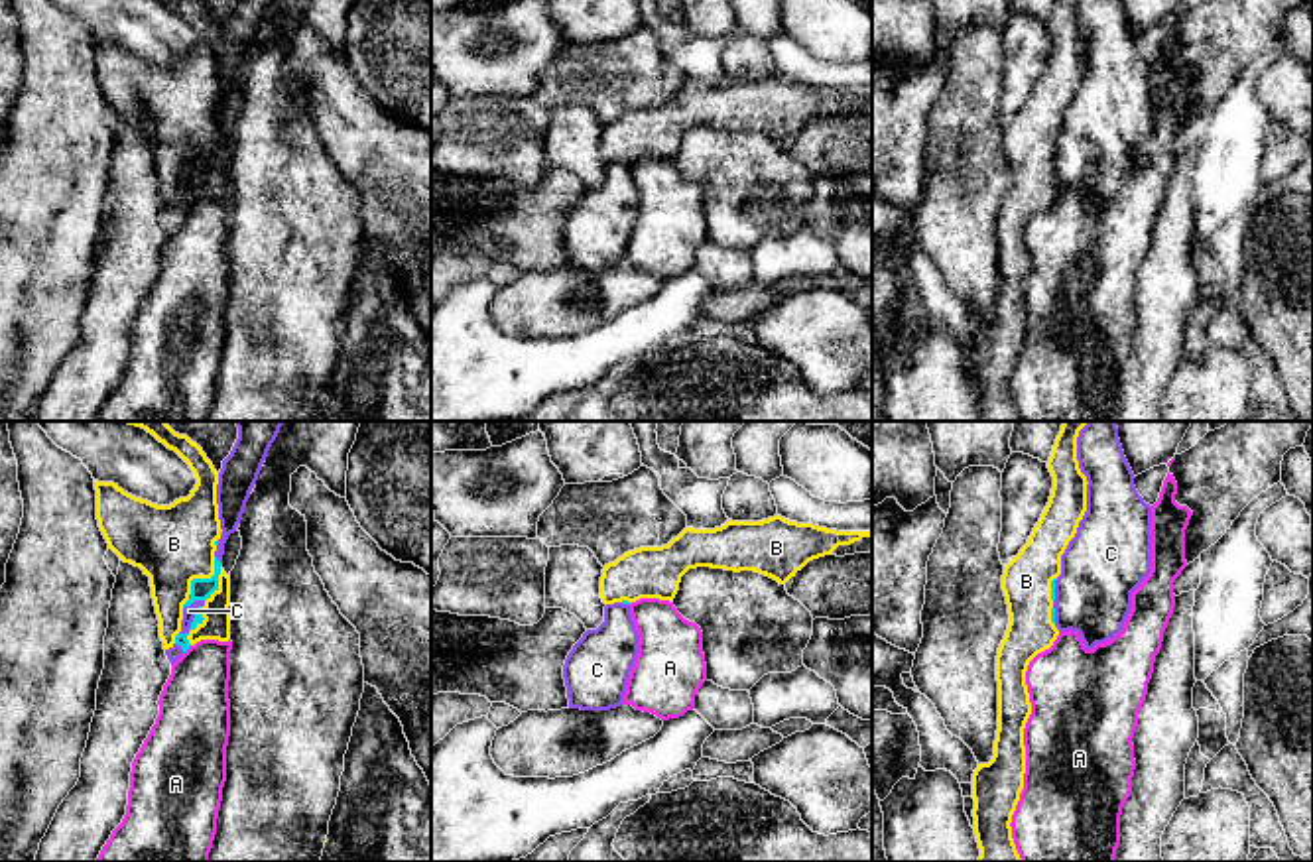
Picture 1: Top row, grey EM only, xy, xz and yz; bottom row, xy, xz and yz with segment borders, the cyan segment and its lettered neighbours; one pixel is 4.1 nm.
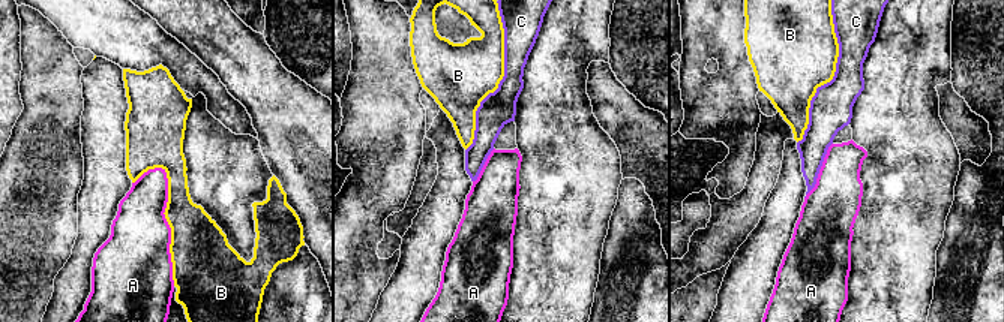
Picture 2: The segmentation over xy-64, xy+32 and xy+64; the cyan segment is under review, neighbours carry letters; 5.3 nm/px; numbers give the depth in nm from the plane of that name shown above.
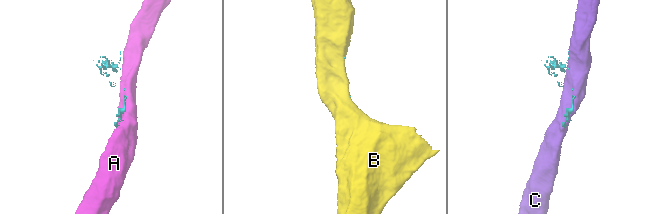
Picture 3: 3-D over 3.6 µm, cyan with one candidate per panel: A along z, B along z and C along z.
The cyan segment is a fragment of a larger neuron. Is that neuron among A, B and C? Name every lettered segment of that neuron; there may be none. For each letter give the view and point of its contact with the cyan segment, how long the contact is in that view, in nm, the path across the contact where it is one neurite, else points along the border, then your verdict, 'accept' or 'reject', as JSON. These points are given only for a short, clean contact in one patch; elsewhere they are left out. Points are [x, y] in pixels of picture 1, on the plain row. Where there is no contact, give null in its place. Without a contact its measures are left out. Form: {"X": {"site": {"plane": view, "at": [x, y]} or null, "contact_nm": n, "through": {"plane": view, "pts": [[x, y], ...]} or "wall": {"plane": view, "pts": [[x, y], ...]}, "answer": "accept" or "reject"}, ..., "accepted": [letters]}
{"A": {"site": {"plane": "xy", "at": [187, 207]}, "contact_nm": 50, "wall": {"plane": "xy", "pts": [[191, 205], [184, 213]]}, "answer": "reject"}, "B": {"site": {"plane": "xy", "at": [203, 138]}, "contact_nm": 190, "answer": "accept"}, "C": {"site": {"plane": "xy", "at": [193, 160]}, "contact_nm": 100, "answer": "reject"}, "accepted": ["B"]}

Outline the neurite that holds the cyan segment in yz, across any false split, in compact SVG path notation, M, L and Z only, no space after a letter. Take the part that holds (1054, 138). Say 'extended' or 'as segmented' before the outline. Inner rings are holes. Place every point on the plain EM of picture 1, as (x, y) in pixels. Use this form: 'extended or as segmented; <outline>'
extended; M1055 0L1047 28L1053 35L1049 61L1035 83L1028 102L1004 124L1002 150L1008 163L1010 183L996 215L998 240L998 289L994 315L978 323L972 333L974 394L980 407L978 421L1022 421L1012 398L1012 374L1024 348L1026 305L1024 287L1032 274L1026 230L1030 220L1049 209L1059 195L1055 185L1055 140L1061 134L1061 114L1075 96L1087 71L1087 35L1079 28L1077 0Z

